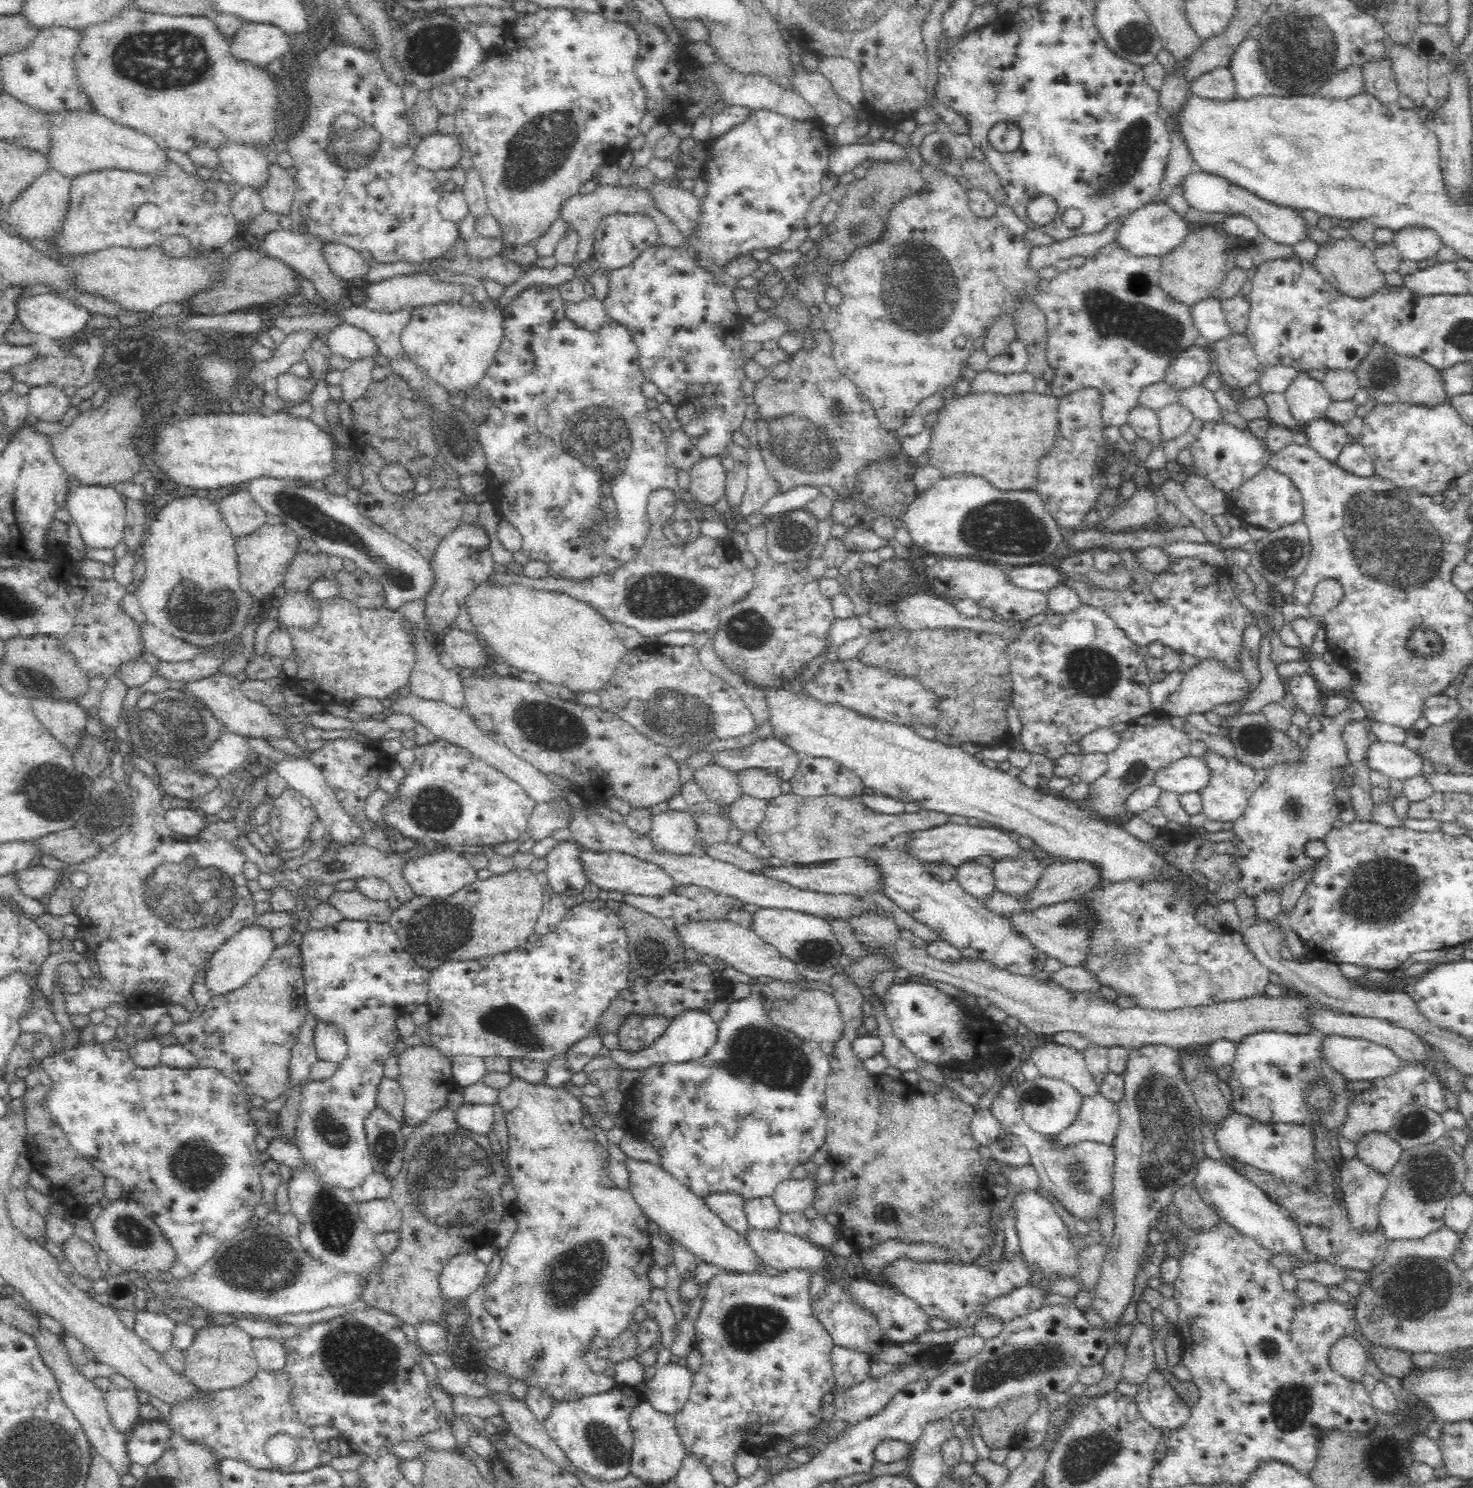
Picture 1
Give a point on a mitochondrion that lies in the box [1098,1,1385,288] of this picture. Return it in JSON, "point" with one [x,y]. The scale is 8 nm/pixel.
{"point":[1298,47]}

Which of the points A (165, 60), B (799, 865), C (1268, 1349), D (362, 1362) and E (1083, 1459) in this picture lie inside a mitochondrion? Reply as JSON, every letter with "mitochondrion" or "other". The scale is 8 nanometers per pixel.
{"A":"mitochondrion","B":"other","C":"mitochondrion","D":"mitochondrion","E":"mitochondrion"}

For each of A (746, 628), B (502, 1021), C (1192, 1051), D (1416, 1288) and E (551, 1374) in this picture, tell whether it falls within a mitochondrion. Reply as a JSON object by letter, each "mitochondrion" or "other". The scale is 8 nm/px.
{"A":"mitochondrion","B":"mitochondrion","C":"other","D":"mitochondrion","E":"other"}

